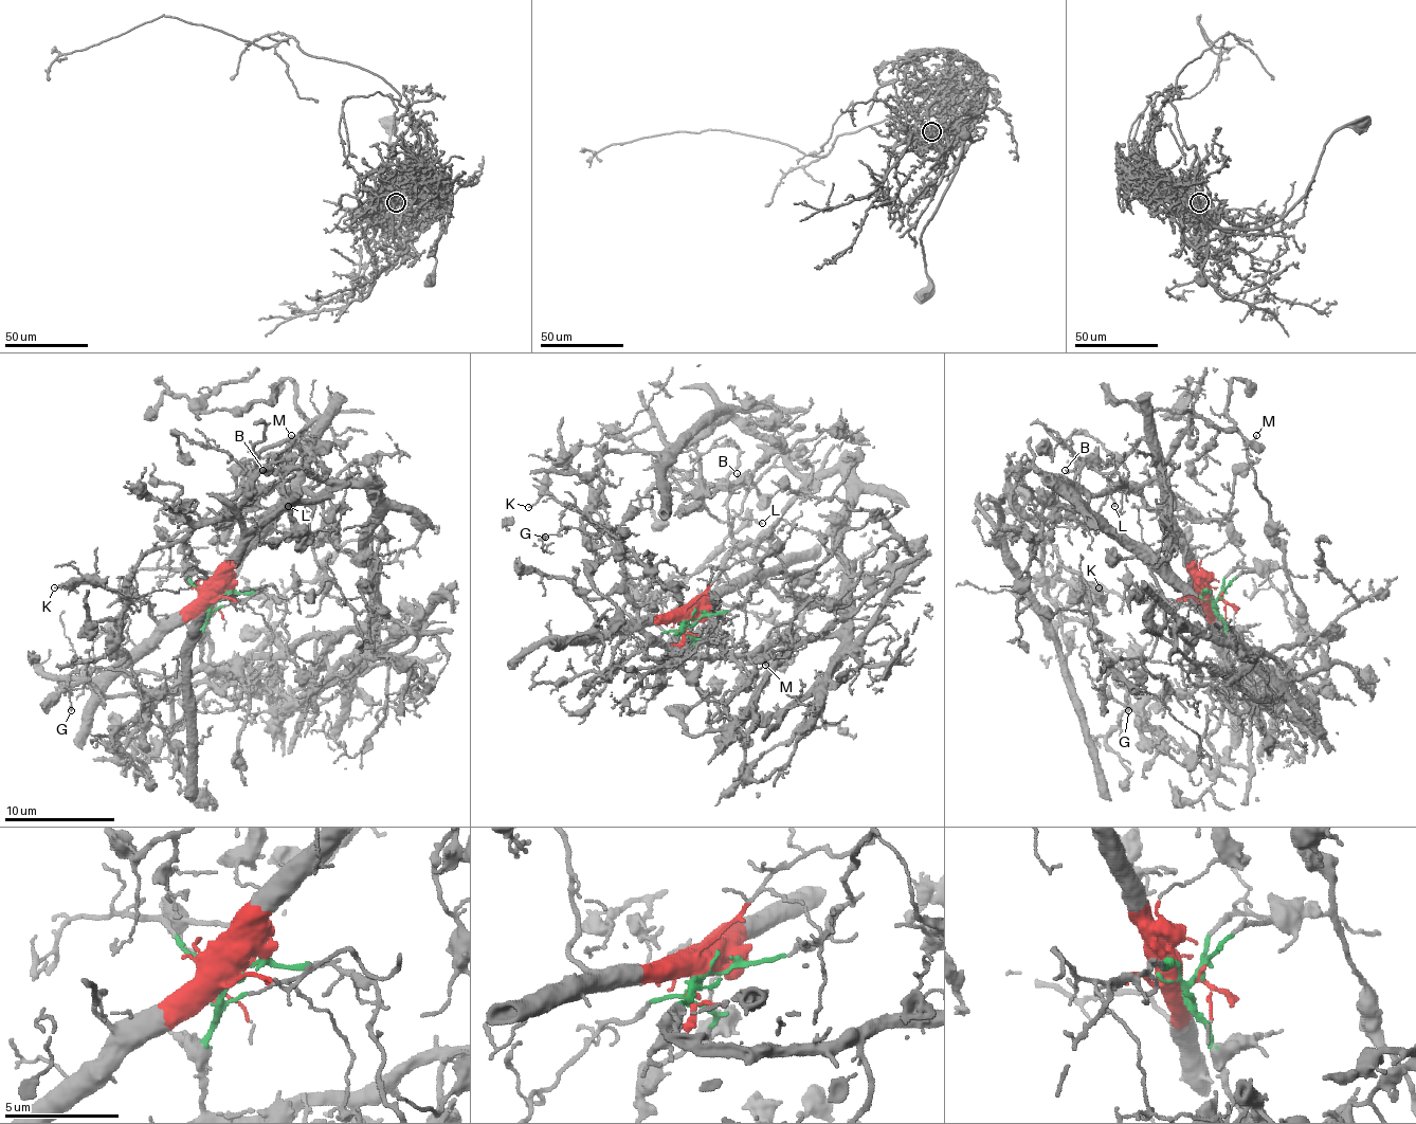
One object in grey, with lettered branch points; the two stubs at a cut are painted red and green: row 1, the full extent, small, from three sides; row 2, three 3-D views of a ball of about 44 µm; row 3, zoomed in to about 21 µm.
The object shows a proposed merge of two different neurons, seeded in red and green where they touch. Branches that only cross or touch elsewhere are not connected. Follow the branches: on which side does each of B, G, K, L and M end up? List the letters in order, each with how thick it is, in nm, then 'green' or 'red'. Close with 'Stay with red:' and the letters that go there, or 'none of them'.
B: 170 nm thick; red
G: 140 nm thick; green
K: 120 nm thick; red
L: 140 nm thick; red
M: 110 nm thick; green
Stay with red: B, K, L

